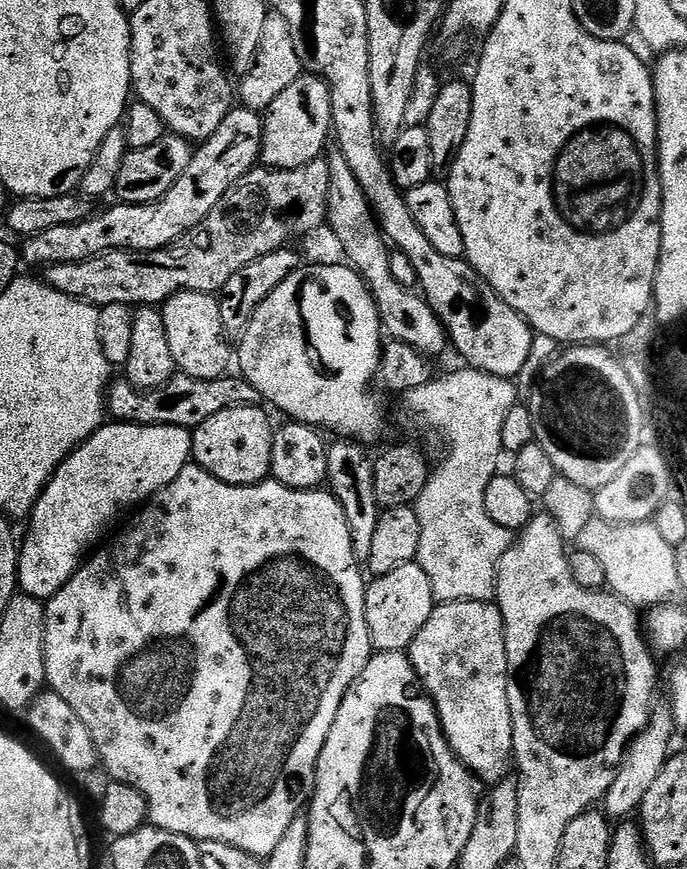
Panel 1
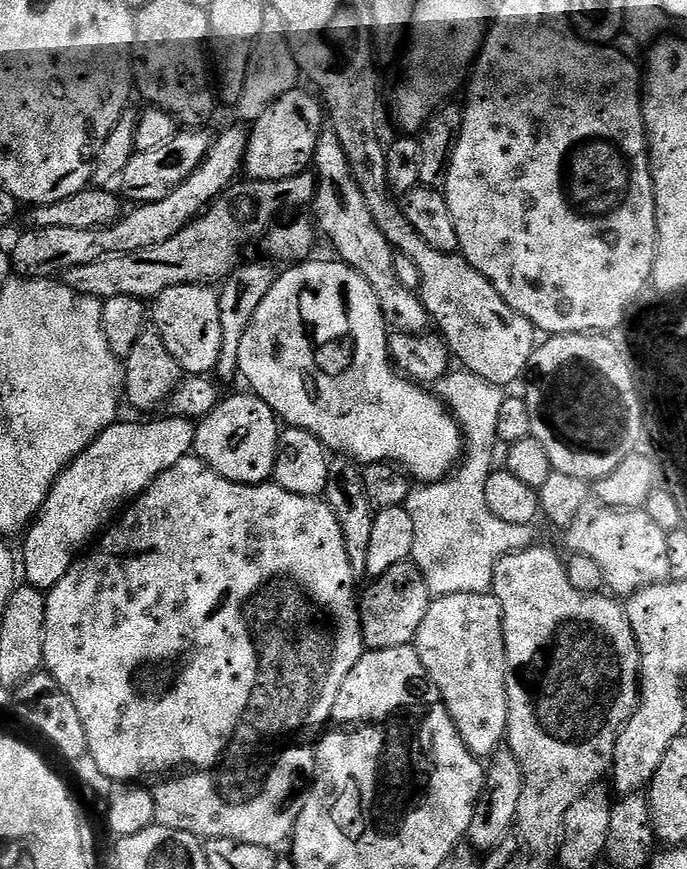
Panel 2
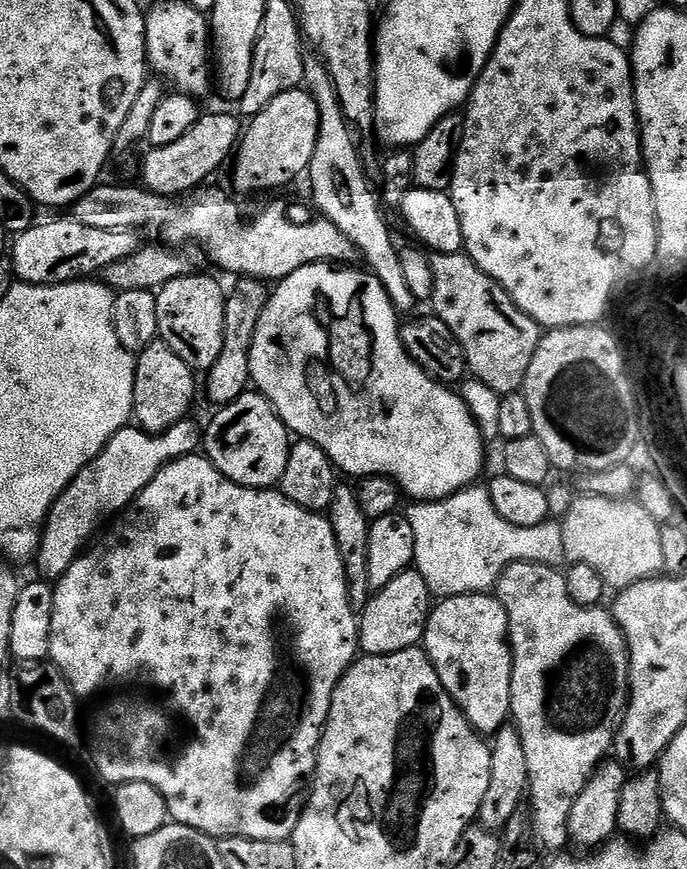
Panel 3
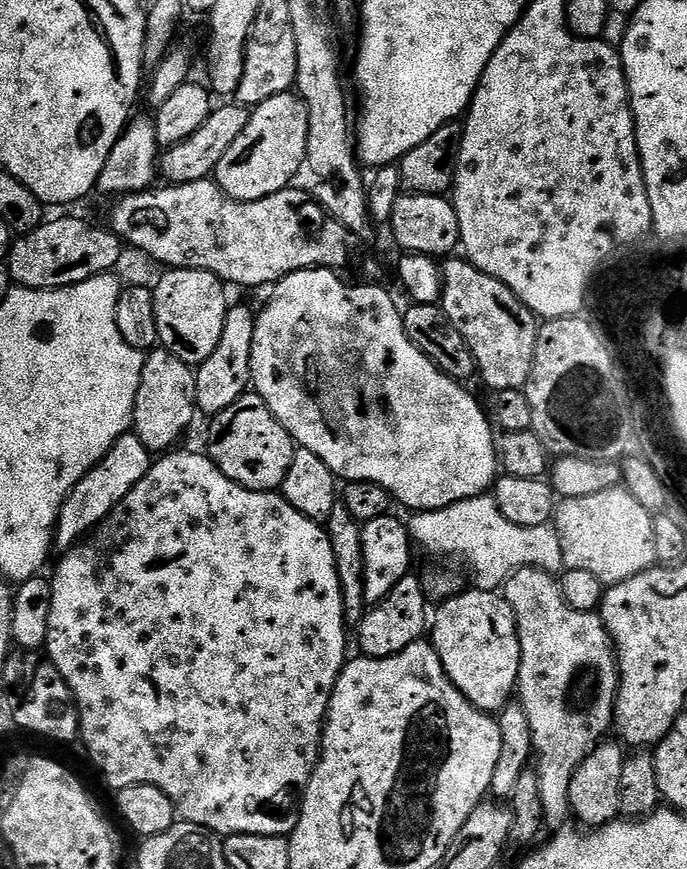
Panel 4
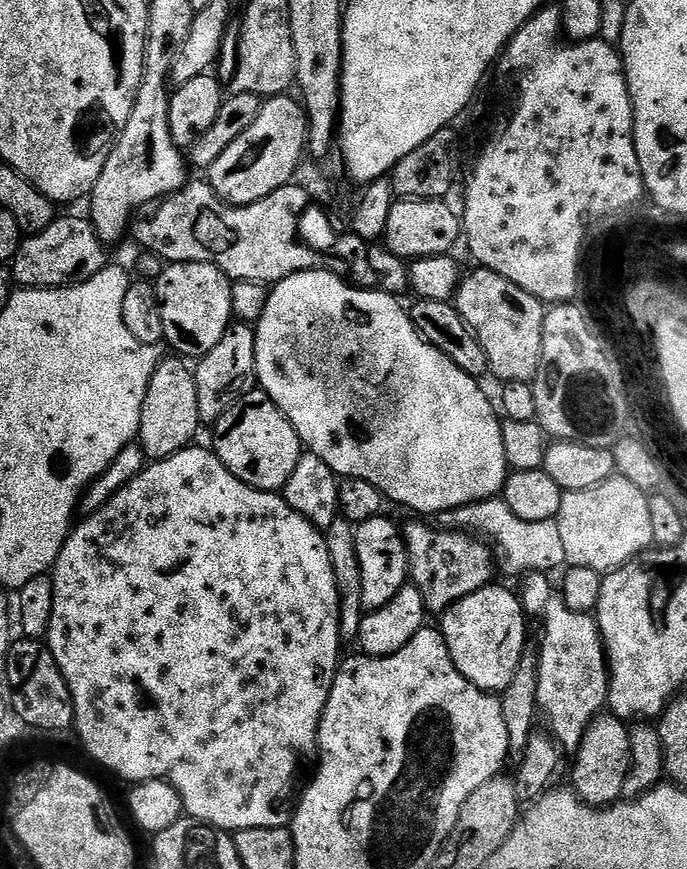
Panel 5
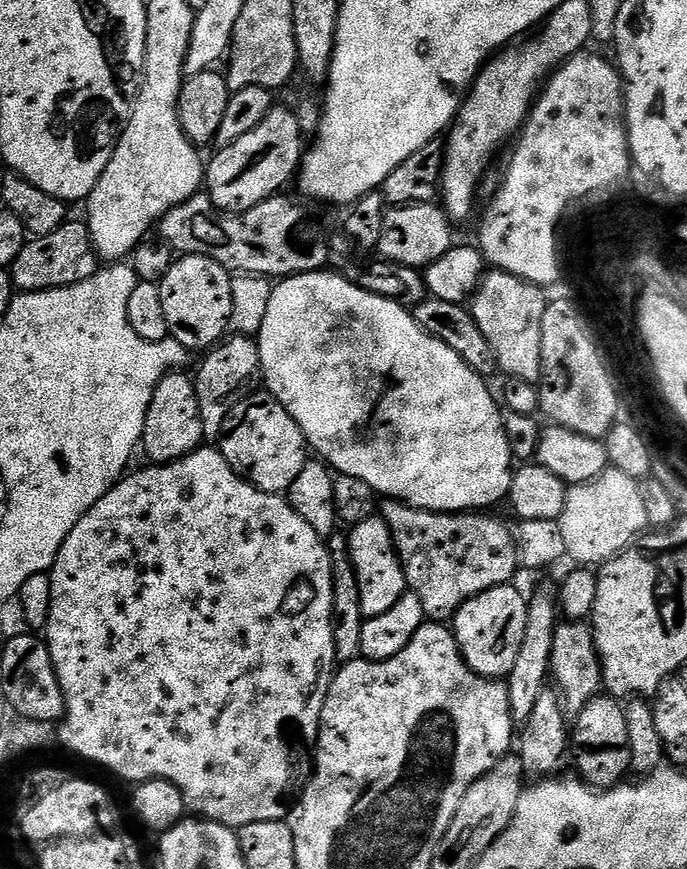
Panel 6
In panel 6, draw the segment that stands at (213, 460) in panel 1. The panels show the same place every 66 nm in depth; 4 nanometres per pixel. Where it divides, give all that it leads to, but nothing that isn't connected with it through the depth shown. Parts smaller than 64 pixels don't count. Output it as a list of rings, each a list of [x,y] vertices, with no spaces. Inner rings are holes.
[[[267,390],[253,391],[228,411],[220,427],[218,451],[243,480],[258,490],[277,494],[287,493],[310,459],[308,442],[298,422],[290,418],[288,411]]]

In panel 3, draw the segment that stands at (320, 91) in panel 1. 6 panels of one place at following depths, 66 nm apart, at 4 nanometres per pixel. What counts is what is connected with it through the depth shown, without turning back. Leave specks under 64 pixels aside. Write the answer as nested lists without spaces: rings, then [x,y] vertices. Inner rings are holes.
[[[303,87],[290,90],[286,94],[278,94],[270,106],[266,106],[257,116],[247,121],[240,137],[239,145],[234,153],[236,169],[232,176],[236,179],[236,188],[240,192],[264,192],[267,188],[280,188],[291,180],[303,177],[314,158],[314,146],[318,142],[318,102]]]

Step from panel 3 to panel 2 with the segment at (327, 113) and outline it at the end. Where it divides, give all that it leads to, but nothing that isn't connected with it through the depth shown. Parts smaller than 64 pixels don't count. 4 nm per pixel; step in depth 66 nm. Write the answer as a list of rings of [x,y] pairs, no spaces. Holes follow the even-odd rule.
[[[333,130],[321,132],[314,157],[314,171],[317,178],[316,198],[314,209],[320,215],[318,228],[321,233],[328,235],[330,243],[336,247],[335,255],[343,263],[358,270],[374,286],[374,292],[382,306],[384,320],[389,329],[395,332],[421,333],[429,327],[430,317],[426,306],[420,301],[415,291],[407,289],[399,281],[395,272],[395,256],[392,243],[382,234],[370,216],[370,206],[362,196],[362,190],[351,164],[343,149],[338,134]]]

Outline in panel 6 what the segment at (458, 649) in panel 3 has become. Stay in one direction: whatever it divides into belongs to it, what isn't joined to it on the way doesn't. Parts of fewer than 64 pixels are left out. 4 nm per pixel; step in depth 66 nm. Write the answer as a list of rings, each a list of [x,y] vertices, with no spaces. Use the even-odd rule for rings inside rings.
[[[511,583],[486,590],[466,601],[450,621],[453,636],[460,647],[460,657],[480,676],[500,680],[514,670],[514,658],[522,647],[528,621],[528,600]]]

